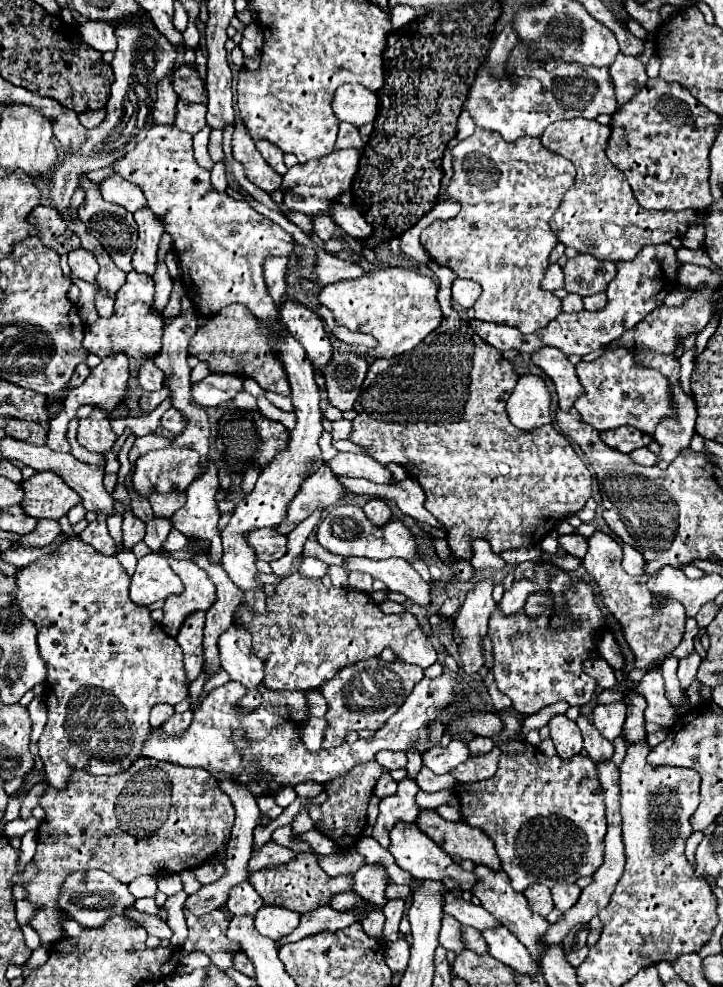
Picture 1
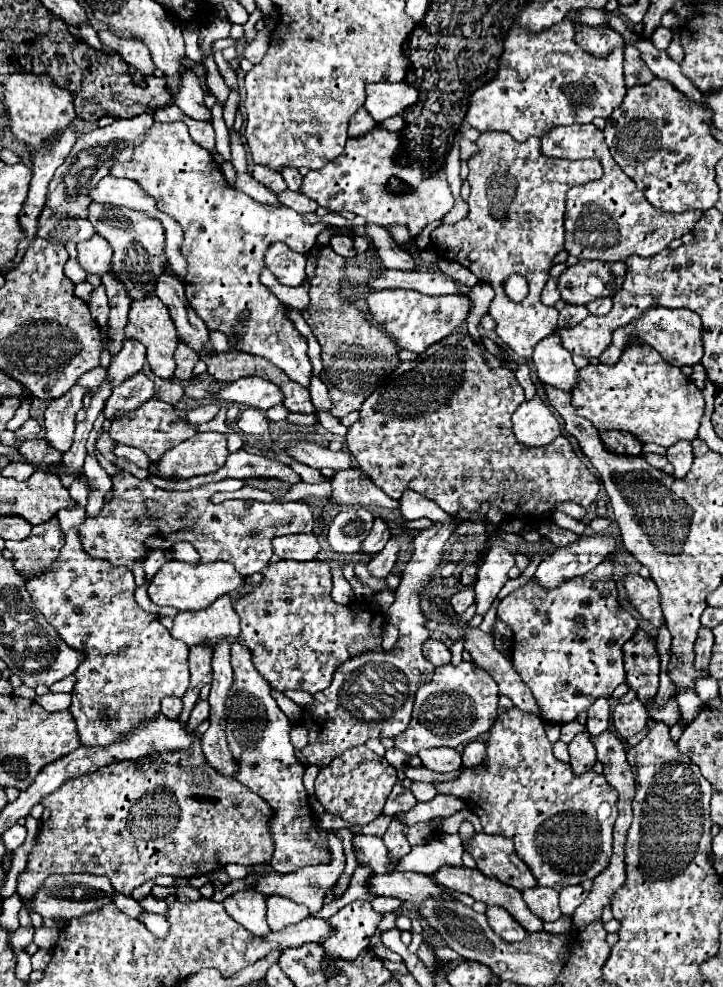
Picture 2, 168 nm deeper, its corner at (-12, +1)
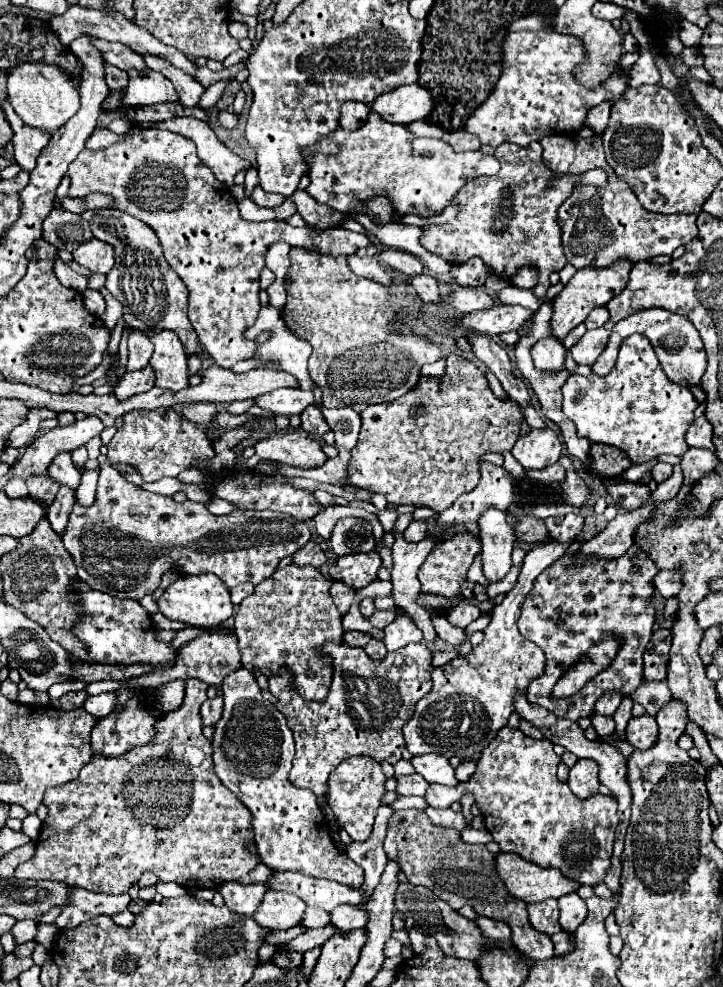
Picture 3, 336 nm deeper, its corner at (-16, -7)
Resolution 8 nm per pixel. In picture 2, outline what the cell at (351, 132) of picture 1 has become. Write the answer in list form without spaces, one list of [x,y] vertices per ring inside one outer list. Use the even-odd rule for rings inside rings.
[[[360,108],[360,110],[356,110],[356,114],[350,118],[348,134],[350,134],[352,138],[358,138],[358,136],[370,132],[374,126],[376,126],[376,122],[372,122],[372,116],[368,114],[368,110]]]

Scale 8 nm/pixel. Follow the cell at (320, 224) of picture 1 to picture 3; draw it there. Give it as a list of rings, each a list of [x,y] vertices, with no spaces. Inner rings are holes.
[[[348,256],[348,266],[352,268],[354,274],[364,276],[364,278],[372,278],[374,282],[380,282],[384,286],[388,286],[392,282],[390,274],[382,268],[382,264],[378,262],[376,256],[372,258],[360,258],[360,256]]]

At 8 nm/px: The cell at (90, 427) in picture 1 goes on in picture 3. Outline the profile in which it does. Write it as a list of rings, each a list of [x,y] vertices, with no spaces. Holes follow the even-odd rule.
[[[146,366],[146,370],[138,370],[138,372],[126,372],[118,386],[114,388],[114,396],[124,402],[136,394],[142,394],[142,392],[148,392],[150,388],[154,386],[154,374],[152,374],[152,368]]]

